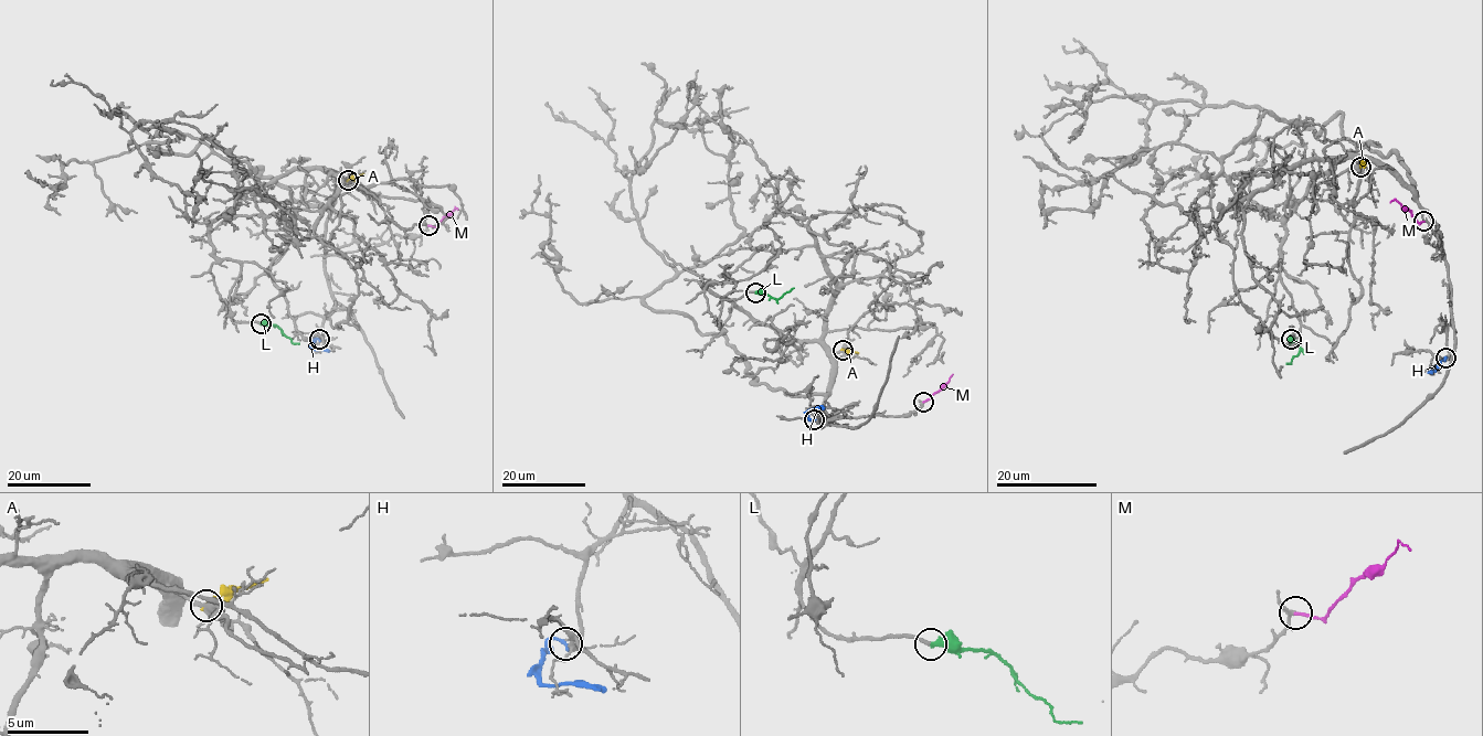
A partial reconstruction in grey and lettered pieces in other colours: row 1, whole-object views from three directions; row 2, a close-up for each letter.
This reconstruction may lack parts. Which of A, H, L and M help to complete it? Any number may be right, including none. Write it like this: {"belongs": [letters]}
{"belongs": ["L", "M"]}

